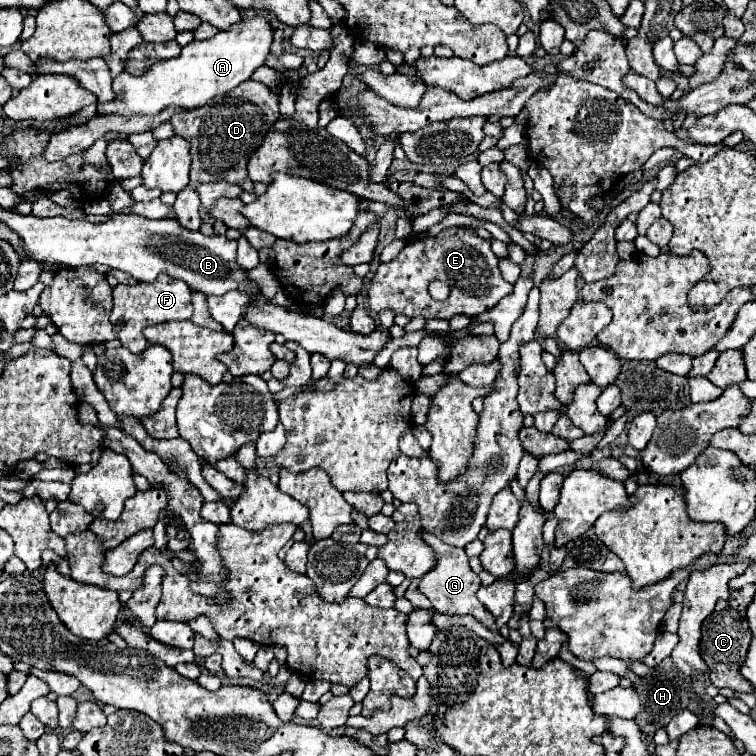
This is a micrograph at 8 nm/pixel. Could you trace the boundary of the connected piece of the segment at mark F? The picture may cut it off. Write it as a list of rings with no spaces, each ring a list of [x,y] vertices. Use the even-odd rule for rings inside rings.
[[[160,275],[154,283],[138,283],[138,285],[118,285],[114,287],[114,309],[110,313],[110,321],[122,345],[130,353],[142,353],[148,345],[142,335],[142,329],[156,323],[166,321],[184,321],[192,317],[190,289],[184,281],[172,279],[168,275]]]

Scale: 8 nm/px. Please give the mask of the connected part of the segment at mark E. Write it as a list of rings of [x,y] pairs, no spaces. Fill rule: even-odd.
[[[448,229],[434,239],[408,241],[396,259],[382,263],[368,289],[368,305],[374,313],[392,311],[402,313],[408,319],[452,319],[454,315],[476,317],[492,311],[502,297],[510,295],[514,285],[504,281],[498,269],[498,257],[490,249],[490,241],[478,237],[466,229]],[[430,281],[444,281],[450,287],[446,301],[432,301],[428,293]]]

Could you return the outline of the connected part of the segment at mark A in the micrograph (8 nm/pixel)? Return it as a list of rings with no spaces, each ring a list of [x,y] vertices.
[[[262,15],[244,17],[234,23],[234,29],[220,31],[212,39],[192,41],[182,47],[182,53],[176,59],[166,59],[164,63],[154,63],[144,75],[128,75],[122,71],[114,79],[116,103],[98,105],[98,115],[158,115],[168,105],[178,105],[186,111],[194,111],[208,103],[212,97],[228,93],[238,87],[242,81],[250,79],[252,73],[264,65],[270,45],[274,41],[274,29],[270,21]]]

